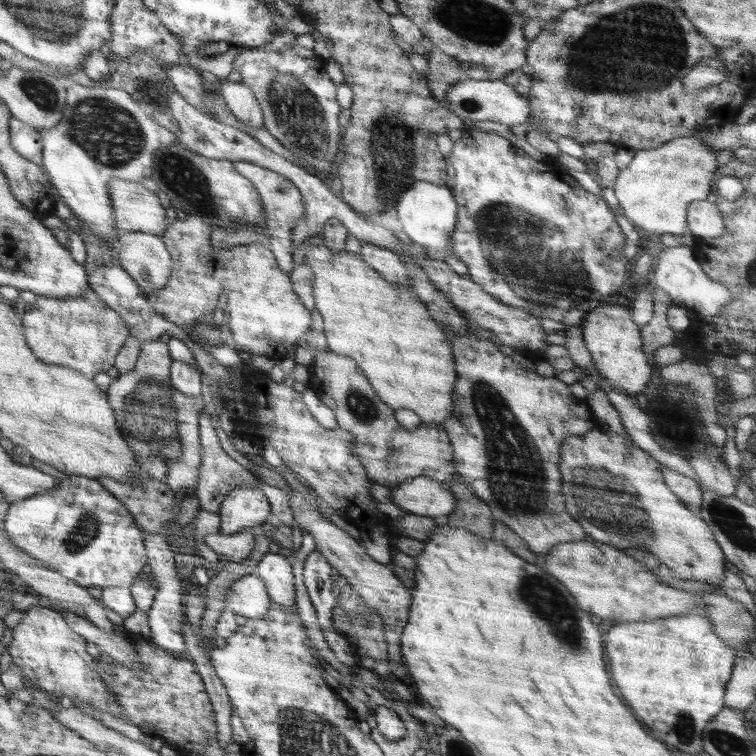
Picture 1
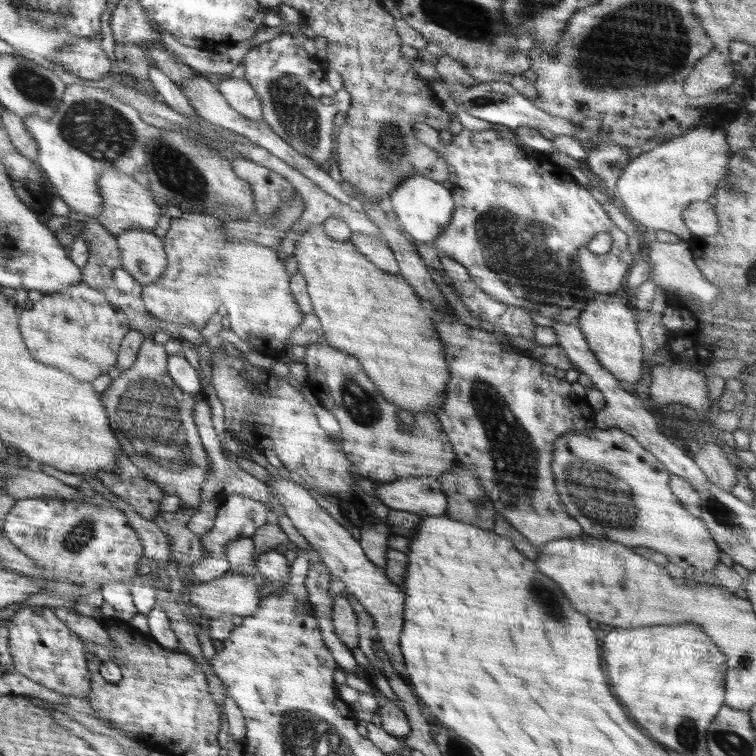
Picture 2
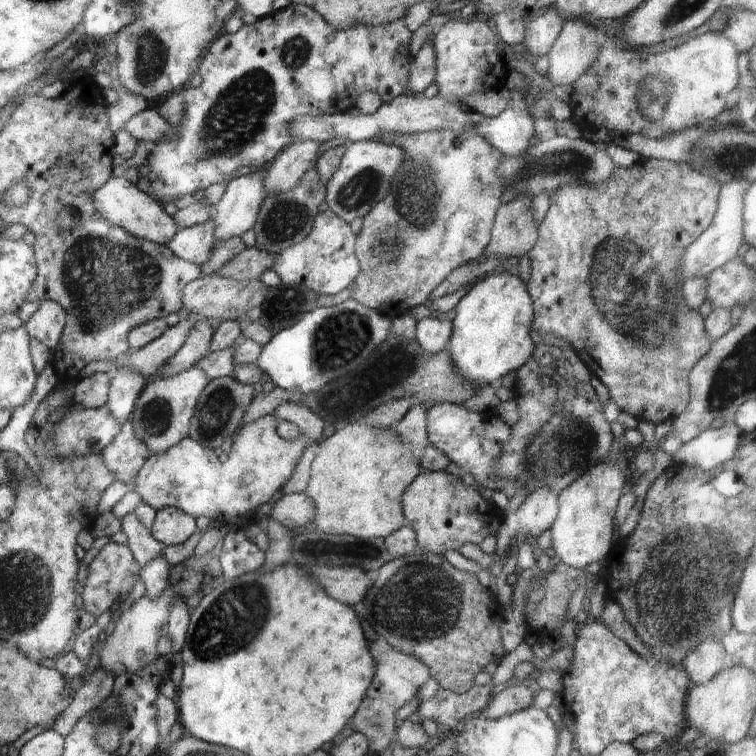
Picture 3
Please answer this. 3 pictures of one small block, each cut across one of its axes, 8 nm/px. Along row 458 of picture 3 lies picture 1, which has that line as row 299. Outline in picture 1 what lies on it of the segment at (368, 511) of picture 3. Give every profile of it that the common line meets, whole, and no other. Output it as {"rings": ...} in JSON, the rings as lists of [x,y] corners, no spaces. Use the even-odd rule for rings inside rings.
{"rings":[[[308,243],[303,262],[314,273],[312,296],[315,308],[324,322],[324,334],[330,351],[350,356],[364,370],[378,398],[392,408],[408,408],[421,418],[422,423],[442,425],[452,412],[452,388],[456,382],[452,348],[446,332],[428,312],[427,306],[415,299],[404,287],[395,287],[382,280],[349,244],[341,253],[333,253],[323,243]]]}

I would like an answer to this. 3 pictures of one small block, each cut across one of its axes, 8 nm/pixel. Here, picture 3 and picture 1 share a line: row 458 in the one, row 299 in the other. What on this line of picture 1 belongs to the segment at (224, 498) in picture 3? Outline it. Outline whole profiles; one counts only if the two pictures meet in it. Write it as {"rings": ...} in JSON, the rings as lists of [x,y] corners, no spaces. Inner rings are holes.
{"rings":[[[188,216],[186,220],[176,218],[162,235],[165,247],[171,256],[172,272],[166,284],[155,293],[145,293],[147,301],[156,314],[173,322],[180,328],[196,326],[201,318],[214,312],[218,306],[220,292],[228,298],[227,306],[230,317],[233,340],[231,345],[238,350],[279,359],[295,352],[298,339],[310,330],[311,311],[308,310],[298,295],[293,291],[291,280],[278,267],[274,253],[268,245],[250,243],[215,249],[210,242],[211,226],[201,216]]]}

